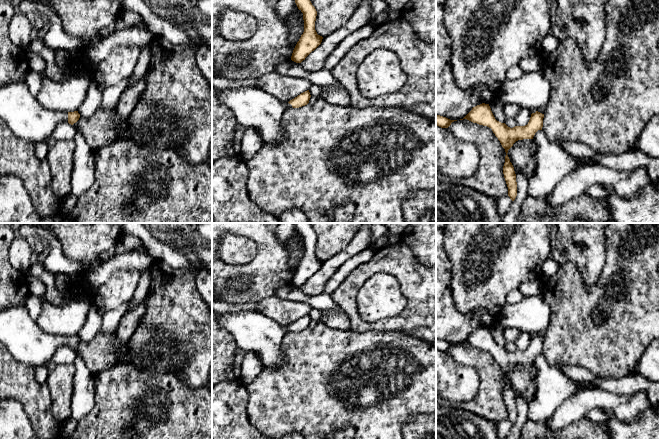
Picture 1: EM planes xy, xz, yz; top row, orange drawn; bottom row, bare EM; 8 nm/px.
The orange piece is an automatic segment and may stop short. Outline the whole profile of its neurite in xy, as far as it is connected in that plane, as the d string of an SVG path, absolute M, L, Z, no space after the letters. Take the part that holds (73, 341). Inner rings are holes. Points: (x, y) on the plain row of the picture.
M25 306L10 307L0 310L0 343L6 347L19 362L32 367L50 366L57 349L68 346L73 349L80 342L78 335L57 336L44 332L29 315Z

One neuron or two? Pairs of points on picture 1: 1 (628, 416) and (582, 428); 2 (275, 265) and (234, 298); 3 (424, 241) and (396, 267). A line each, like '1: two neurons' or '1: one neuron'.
1: two neurons
2: one neuron
3: two neurons

